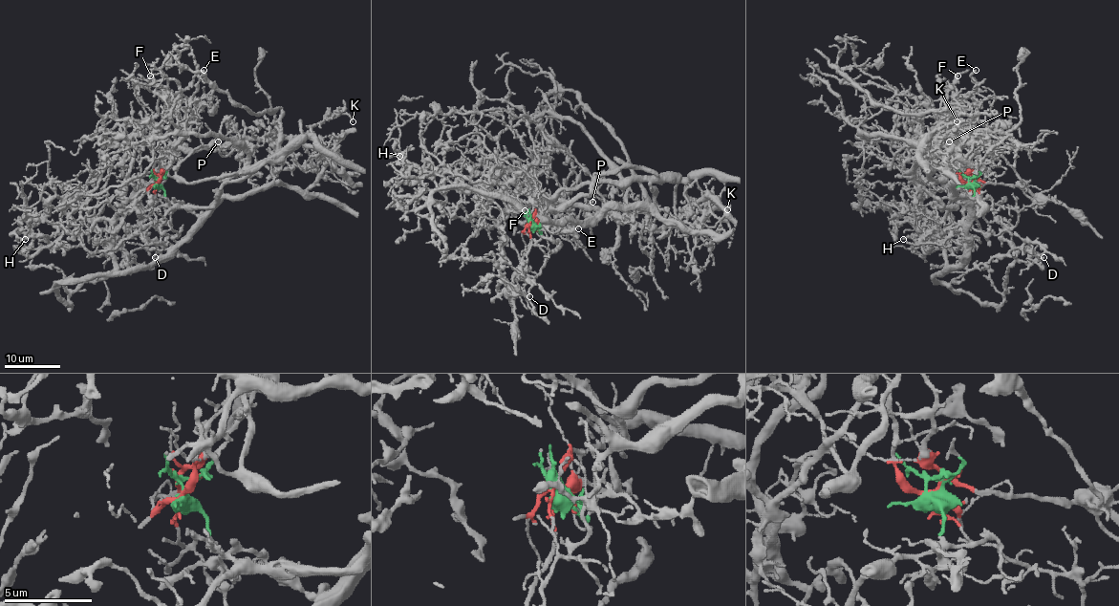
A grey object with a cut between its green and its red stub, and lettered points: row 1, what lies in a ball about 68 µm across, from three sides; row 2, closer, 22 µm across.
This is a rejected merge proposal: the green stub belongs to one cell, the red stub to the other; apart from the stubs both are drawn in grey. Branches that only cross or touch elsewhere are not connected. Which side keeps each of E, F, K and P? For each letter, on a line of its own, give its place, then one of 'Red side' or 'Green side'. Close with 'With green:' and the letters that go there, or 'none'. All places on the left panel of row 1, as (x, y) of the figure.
E: Place: (204, 70). Red side
F: Place: (150, 75). Red side
K: Place: (353, 121). Green side
P: Place: (218, 141). Green side
With green: K, P

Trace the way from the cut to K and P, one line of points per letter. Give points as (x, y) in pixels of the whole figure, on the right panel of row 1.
K: (970, 182), (969, 201), (944, 206), (914, 176), (924, 142), (952, 121), (954, 114), (957, 121)
P: (970, 182), (969, 201), (944, 206), (914, 176), (921, 159), (931, 164), (917, 142), (949, 140)

